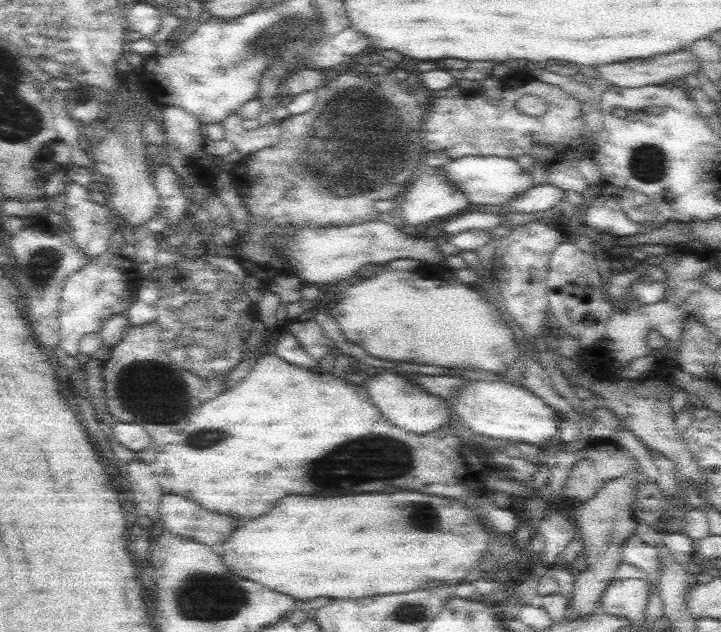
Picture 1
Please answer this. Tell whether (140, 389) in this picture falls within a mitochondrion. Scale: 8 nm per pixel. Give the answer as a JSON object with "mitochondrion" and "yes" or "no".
{"mitochondrion":"yes"}

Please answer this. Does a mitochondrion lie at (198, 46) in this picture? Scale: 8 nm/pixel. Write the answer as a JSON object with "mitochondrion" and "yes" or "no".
{"mitochondrion":"no"}

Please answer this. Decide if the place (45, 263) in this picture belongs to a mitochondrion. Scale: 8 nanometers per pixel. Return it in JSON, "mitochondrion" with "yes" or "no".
{"mitochondrion":"yes"}

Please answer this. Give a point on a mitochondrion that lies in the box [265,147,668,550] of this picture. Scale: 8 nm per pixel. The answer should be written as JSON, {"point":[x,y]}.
{"point":[380,456]}

